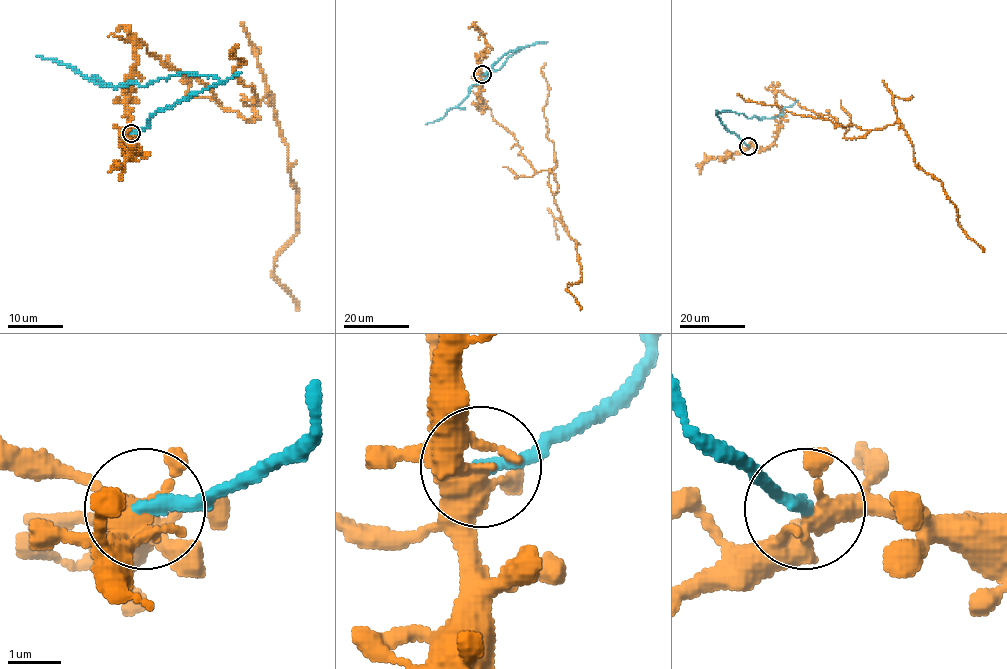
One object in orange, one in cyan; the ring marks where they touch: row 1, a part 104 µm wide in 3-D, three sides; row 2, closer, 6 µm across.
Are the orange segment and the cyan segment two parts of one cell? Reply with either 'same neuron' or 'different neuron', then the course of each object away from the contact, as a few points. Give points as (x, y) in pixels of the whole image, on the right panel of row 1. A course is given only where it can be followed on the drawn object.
different neuron; orange runs (748, 146), (774, 140), (778, 91), (832, 116), (845, 138), (898, 122), (984, 251); cyan runs (748, 146), (722, 123), (719, 112), (742, 113), (747, 118), (773, 118), (798, 100)

